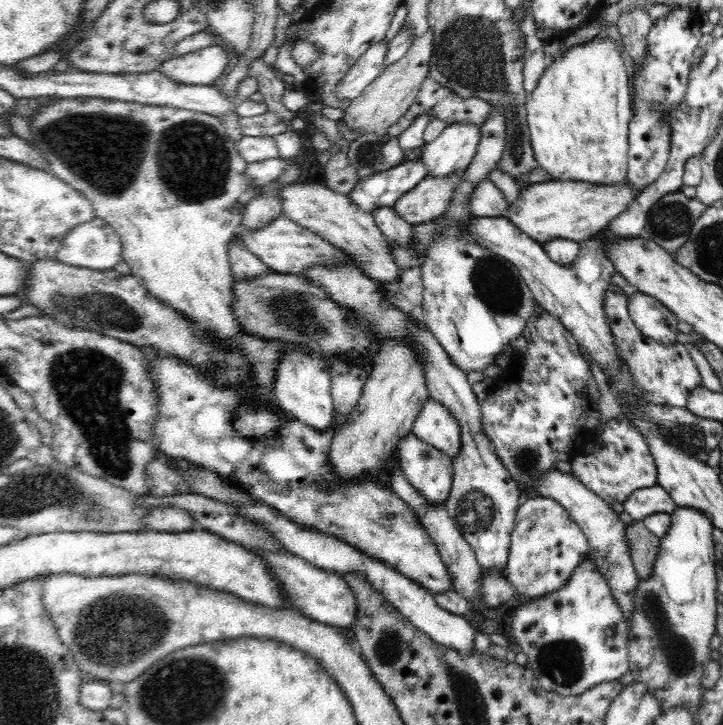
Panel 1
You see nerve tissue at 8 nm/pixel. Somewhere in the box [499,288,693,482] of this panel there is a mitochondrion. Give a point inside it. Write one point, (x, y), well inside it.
(526, 458)

